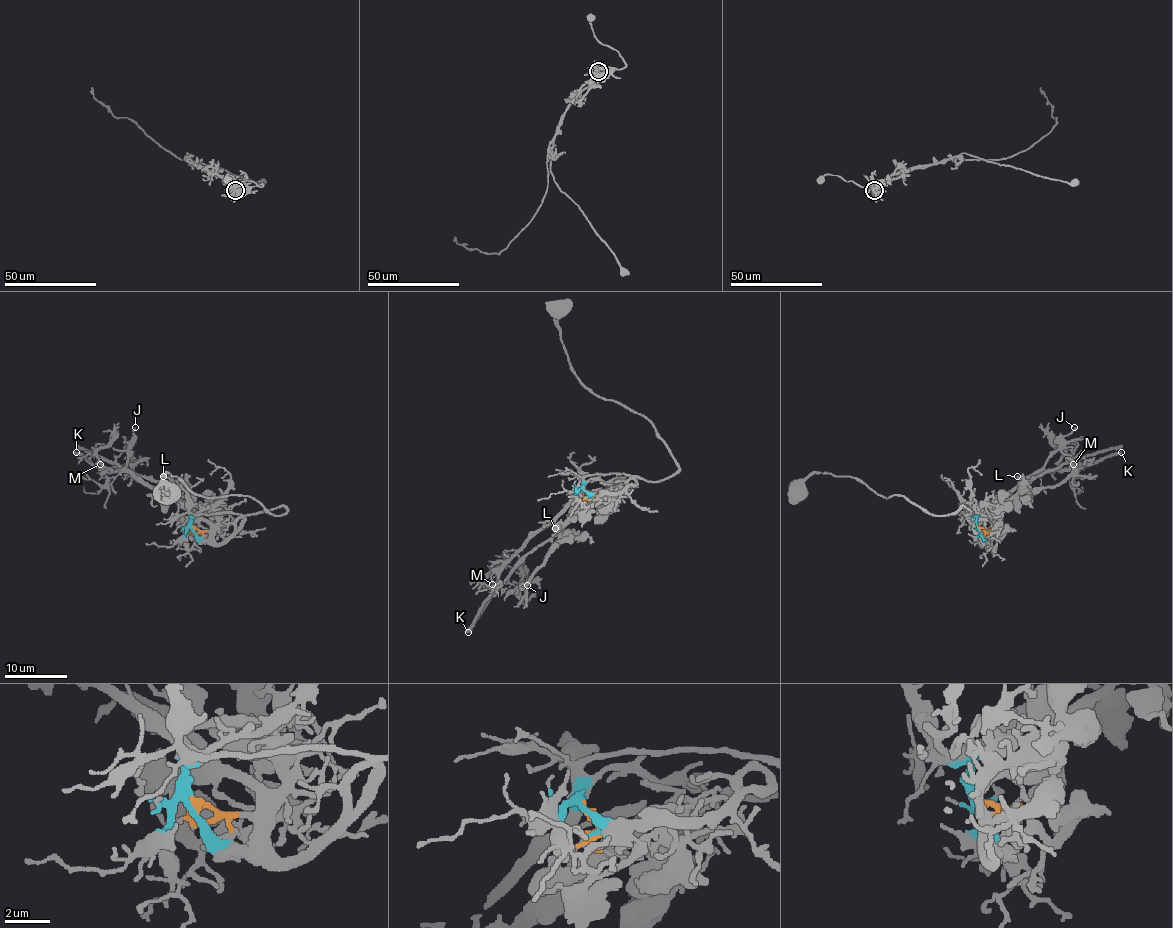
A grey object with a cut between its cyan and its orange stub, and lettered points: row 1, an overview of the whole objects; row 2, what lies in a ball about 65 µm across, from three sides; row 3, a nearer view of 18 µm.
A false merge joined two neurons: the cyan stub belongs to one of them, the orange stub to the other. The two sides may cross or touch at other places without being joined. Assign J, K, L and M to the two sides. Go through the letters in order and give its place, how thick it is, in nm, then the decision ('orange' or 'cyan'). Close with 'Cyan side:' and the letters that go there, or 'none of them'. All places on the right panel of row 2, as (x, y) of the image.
J: place (1074, 427); calibre 170 nm; cyan
K: place (1121, 452); calibre 340 nm; cyan
L: place (1017, 476); calibre 190 nm; orange
M: place (1073, 464); calibre 150 nm; cyan
Cyan side: J, K, M

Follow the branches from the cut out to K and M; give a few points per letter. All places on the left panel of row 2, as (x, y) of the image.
K: (192, 529), (190, 515), (170, 498), (150, 488), (136, 474), (102, 470), (75, 451)
M: (192, 529), (190, 515), (170, 498), (144, 485), (127, 471), (102, 470), (100, 464)

